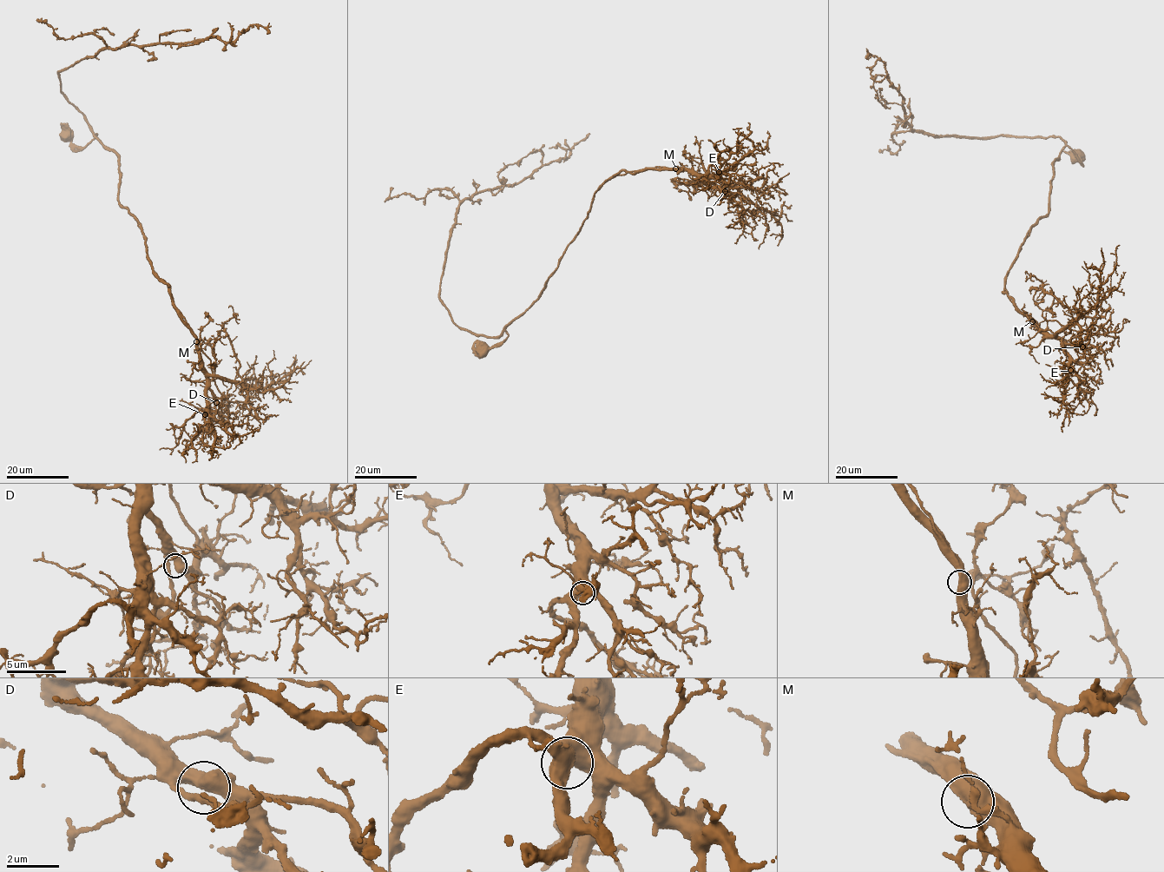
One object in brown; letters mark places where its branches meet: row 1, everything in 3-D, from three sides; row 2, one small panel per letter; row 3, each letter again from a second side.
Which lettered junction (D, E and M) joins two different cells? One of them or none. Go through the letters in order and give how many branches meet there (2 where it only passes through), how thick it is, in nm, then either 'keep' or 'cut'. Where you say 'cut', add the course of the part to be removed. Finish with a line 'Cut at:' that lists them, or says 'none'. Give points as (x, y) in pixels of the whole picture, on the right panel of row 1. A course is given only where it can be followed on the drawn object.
D: branches 2; calibre 550 nm; keep
E: branches 2; calibre 600 nm; keep
M: branches 2; calibre 600 nm; keep
Cut at: none

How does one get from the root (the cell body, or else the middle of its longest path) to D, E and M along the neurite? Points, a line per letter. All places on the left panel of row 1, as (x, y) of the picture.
D: (65, 135), (82, 147), (96, 134), (118, 156), (118, 204), (137, 222), (153, 273), (195, 338), (216, 402)
E: (65, 135), (82, 147), (96, 134), (118, 156), (118, 204), (195, 339), (205, 414)
M: (65, 135), (82, 147), (96, 134), (118, 156), (118, 204), (137, 222), (153, 273), (167, 285), (196, 341)

